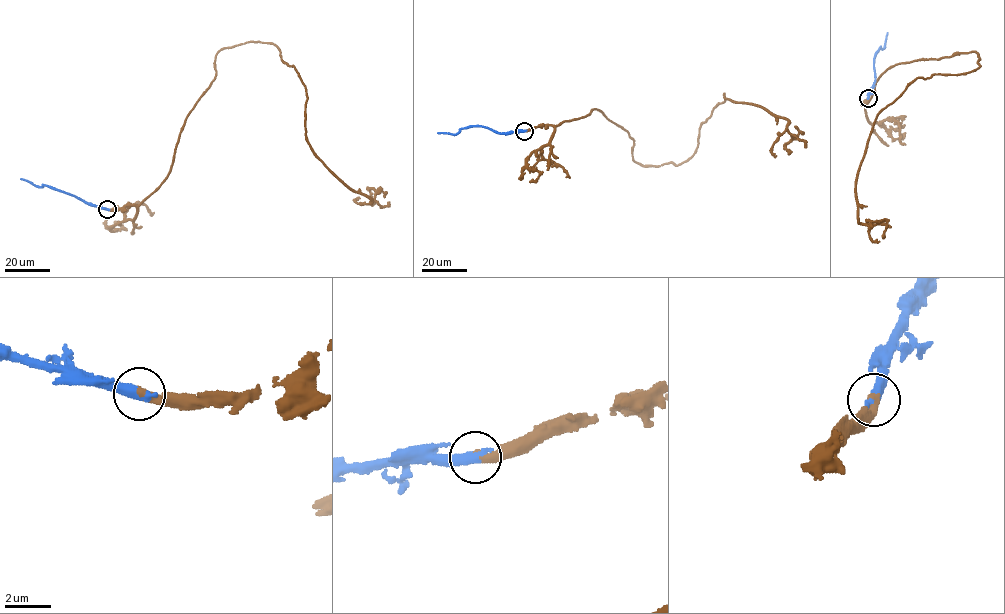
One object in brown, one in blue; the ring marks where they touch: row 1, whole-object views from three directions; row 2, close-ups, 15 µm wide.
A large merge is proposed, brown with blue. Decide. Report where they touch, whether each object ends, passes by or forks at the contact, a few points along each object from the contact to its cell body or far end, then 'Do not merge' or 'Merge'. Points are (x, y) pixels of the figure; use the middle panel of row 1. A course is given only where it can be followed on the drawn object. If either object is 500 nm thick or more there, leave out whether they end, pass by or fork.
Place: (524, 131). At the ring brown ends. At the ring blue ends. Course of brown: (524, 131), (594, 108), (634, 140), (633, 161), (678, 165), (694, 153), (724, 94), (787, 120), (788, 153). Course of blue: (524, 131), (500, 133), (474, 126), (453, 134), (437, 132). Merge

